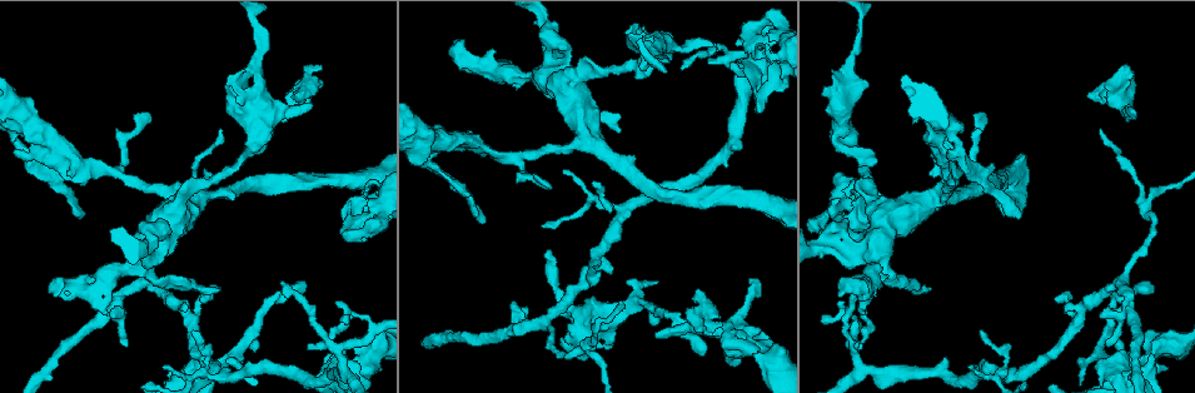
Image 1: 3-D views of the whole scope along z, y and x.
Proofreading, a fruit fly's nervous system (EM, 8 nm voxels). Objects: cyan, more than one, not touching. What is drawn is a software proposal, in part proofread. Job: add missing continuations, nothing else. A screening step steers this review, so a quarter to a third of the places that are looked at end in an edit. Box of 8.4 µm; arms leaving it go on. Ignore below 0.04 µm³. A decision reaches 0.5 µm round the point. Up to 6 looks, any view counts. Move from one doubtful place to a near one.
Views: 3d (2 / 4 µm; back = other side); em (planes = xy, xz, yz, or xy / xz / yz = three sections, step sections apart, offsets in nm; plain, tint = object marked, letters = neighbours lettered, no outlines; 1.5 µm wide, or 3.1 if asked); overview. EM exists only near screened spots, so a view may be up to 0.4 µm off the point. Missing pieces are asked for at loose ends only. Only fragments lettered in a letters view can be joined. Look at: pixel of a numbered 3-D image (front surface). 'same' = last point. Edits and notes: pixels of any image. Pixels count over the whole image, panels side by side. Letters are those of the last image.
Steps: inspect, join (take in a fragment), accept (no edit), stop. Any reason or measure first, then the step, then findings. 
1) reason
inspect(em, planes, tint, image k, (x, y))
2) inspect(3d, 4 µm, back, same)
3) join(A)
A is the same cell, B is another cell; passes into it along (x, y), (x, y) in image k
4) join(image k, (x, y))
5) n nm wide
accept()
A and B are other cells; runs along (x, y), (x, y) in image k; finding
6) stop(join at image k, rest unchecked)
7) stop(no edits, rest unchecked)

branch stops here
inspect(3d, 4 µm, image 1, (311, 106))

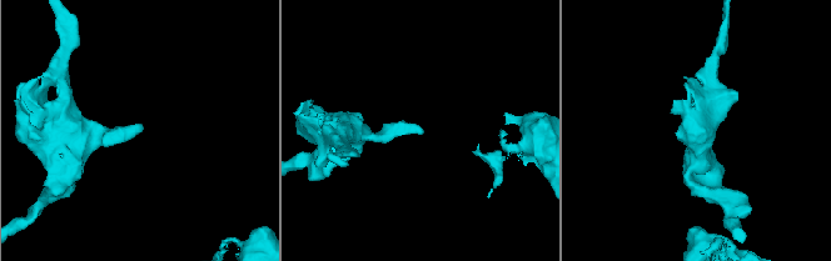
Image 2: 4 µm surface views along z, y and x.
now the EM
inspect(em, planes, letters, image 2, (422, 134))

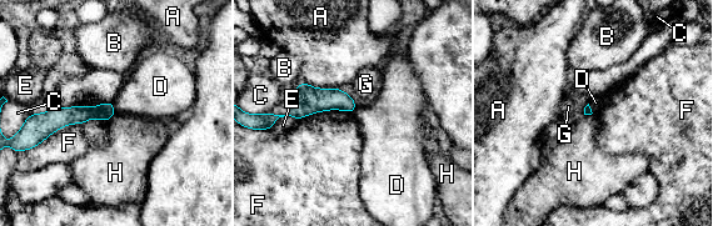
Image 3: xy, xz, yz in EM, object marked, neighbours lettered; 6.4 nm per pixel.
accept()
A, B, C, D, E, F, G and H are other cells; border along (111, 103), (116, 112) in image 3; none of them fits

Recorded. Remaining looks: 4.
free end
inspect(em, xz, step 8, tint, image 1, (759, 112))

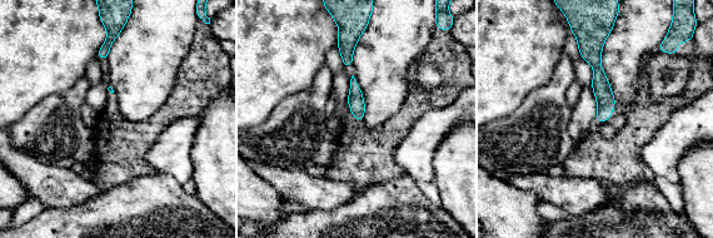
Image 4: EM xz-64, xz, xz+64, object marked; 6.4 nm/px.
another direction
inspect(em, planes, letters, same)

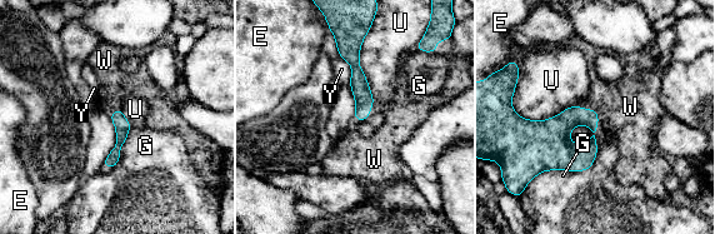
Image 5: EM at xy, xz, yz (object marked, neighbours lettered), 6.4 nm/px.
join(W)
W is the same cell, E, G, U and Y are other cells; the neuron continues

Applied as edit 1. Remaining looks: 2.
stop(join at image 5, rest unchecked)

